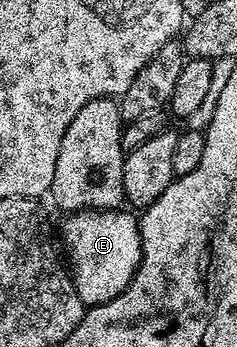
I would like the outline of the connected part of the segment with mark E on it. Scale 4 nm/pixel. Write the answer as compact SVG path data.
M123 210L115 211L77 211L71 213L64 226L64 240L68 248L68 264L79 298L85 307L108 303L129 286L141 262L141 236L139 221L136 216Z

